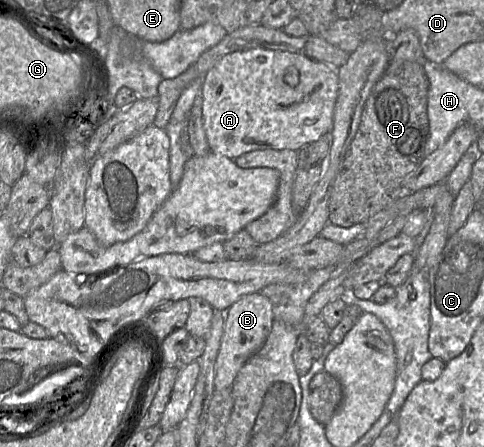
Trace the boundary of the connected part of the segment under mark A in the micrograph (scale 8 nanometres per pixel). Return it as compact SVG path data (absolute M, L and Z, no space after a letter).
M263 48L227 54L202 78L202 119L211 151L229 159L255 150L298 151L330 135L338 90L337 69L303 54Z

